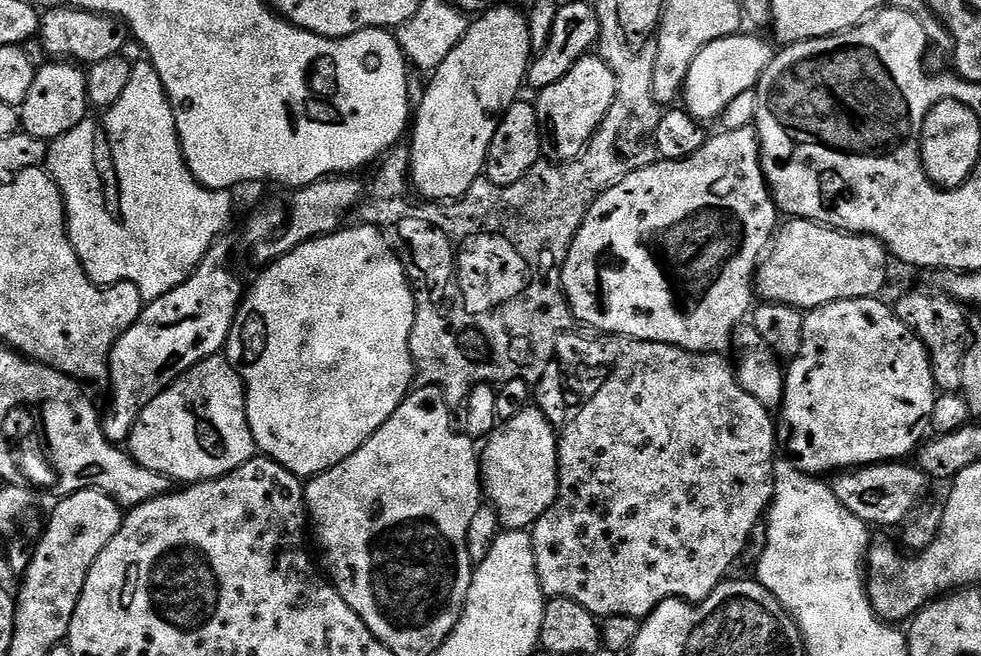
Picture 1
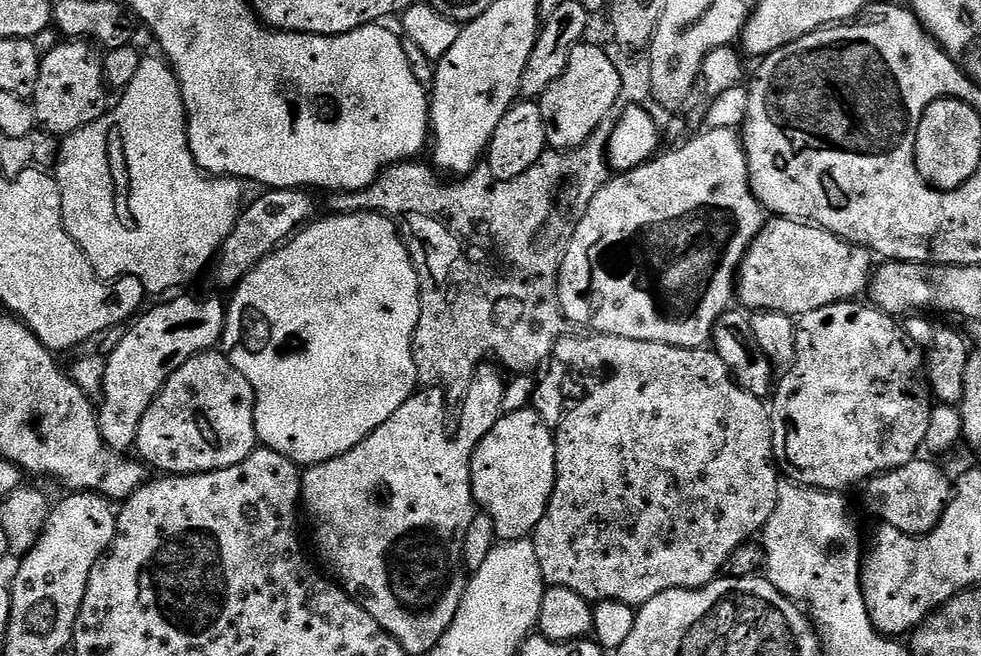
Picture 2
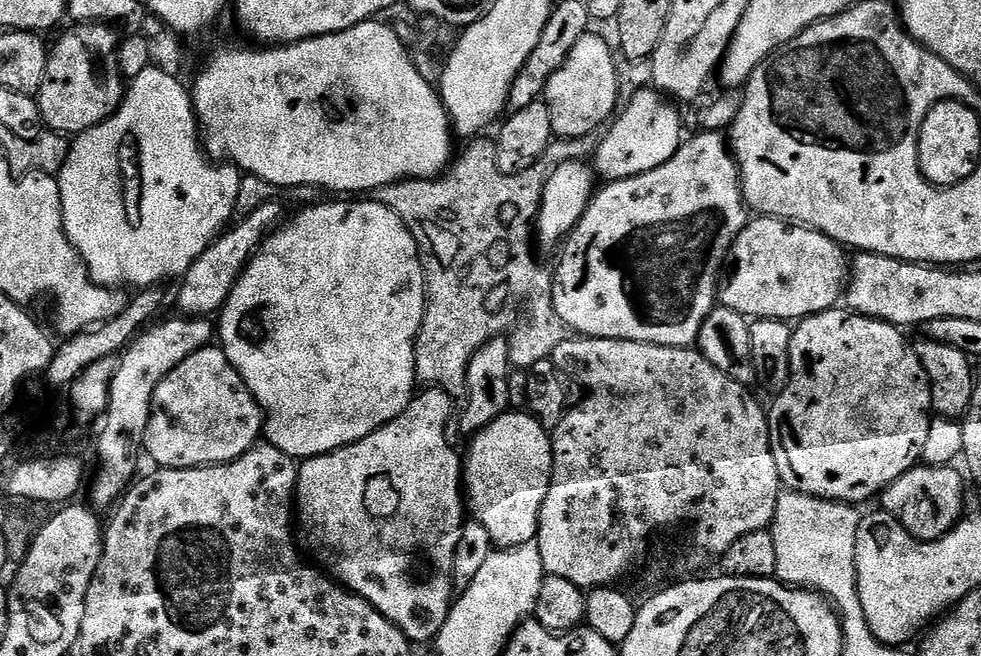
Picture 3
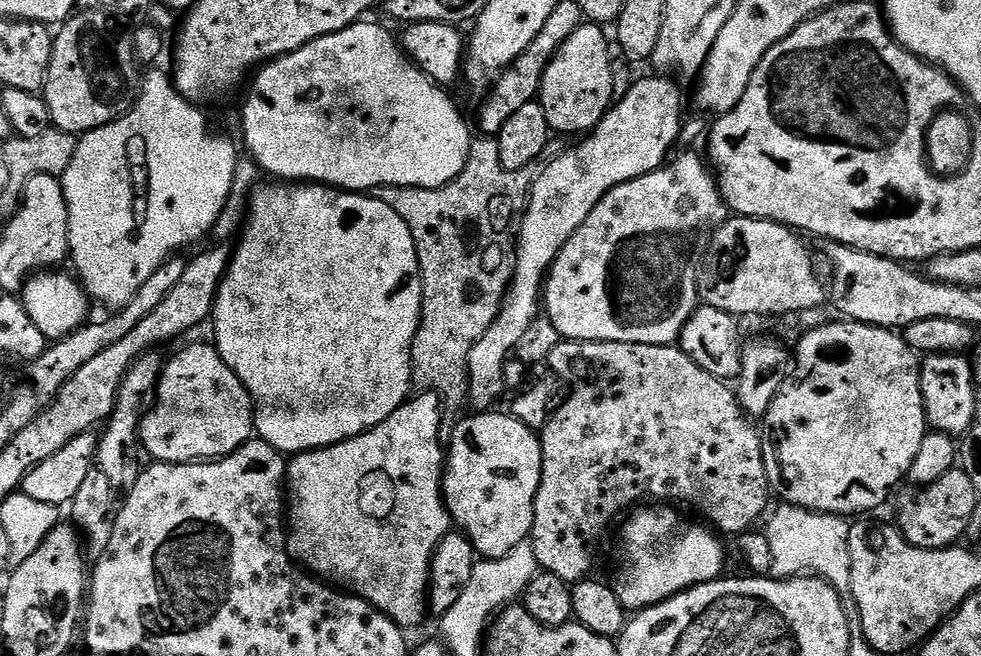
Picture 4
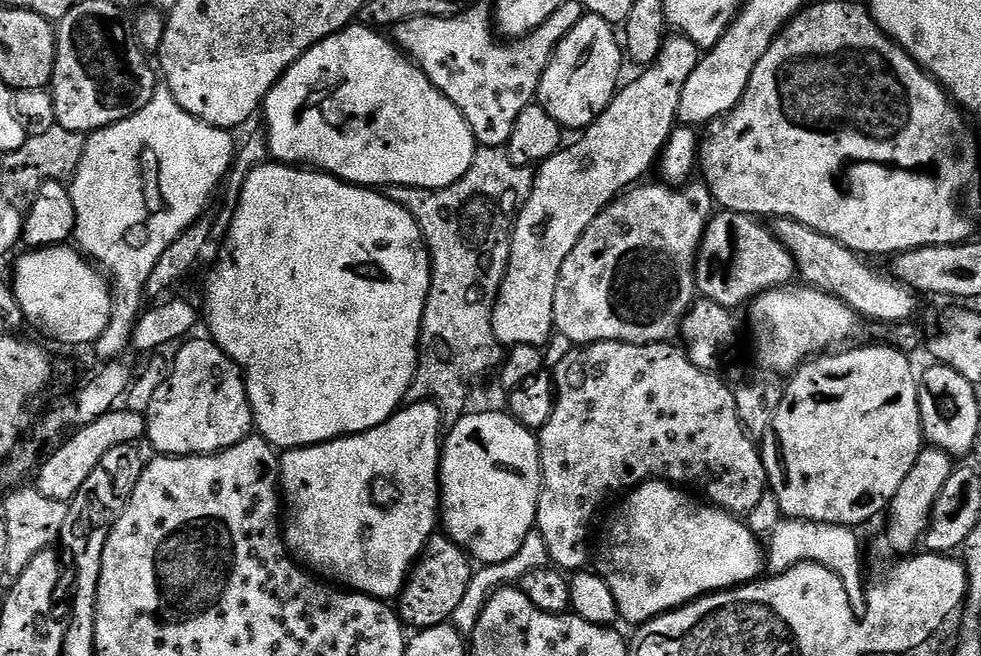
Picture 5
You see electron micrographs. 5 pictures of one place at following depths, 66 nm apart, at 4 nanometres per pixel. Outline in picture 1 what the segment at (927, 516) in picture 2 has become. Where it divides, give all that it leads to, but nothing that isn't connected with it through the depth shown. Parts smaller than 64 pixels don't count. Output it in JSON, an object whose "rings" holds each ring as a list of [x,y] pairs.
{"rings":[[[889,462],[887,464],[867,464],[864,468],[855,470],[845,470],[835,477],[836,481],[831,481],[830,487],[834,495],[838,498],[838,502],[842,502],[842,506],[846,506],[846,510],[850,510],[850,514],[854,514],[859,520],[863,520],[869,526],[877,524],[880,528],[892,528],[903,525],[904,521],[921,507],[924,495],[928,492],[930,481],[919,467],[908,465],[908,462]]]}

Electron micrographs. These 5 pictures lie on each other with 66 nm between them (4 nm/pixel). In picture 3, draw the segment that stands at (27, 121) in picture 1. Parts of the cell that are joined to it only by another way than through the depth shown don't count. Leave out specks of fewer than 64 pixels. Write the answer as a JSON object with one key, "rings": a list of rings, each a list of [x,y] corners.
{"rings":[[[77,24],[55,45],[51,45],[46,66],[46,78],[38,93],[41,118],[51,131],[61,134],[79,134],[110,119],[124,100],[126,81],[120,74],[118,62],[118,36],[104,24]]]}

